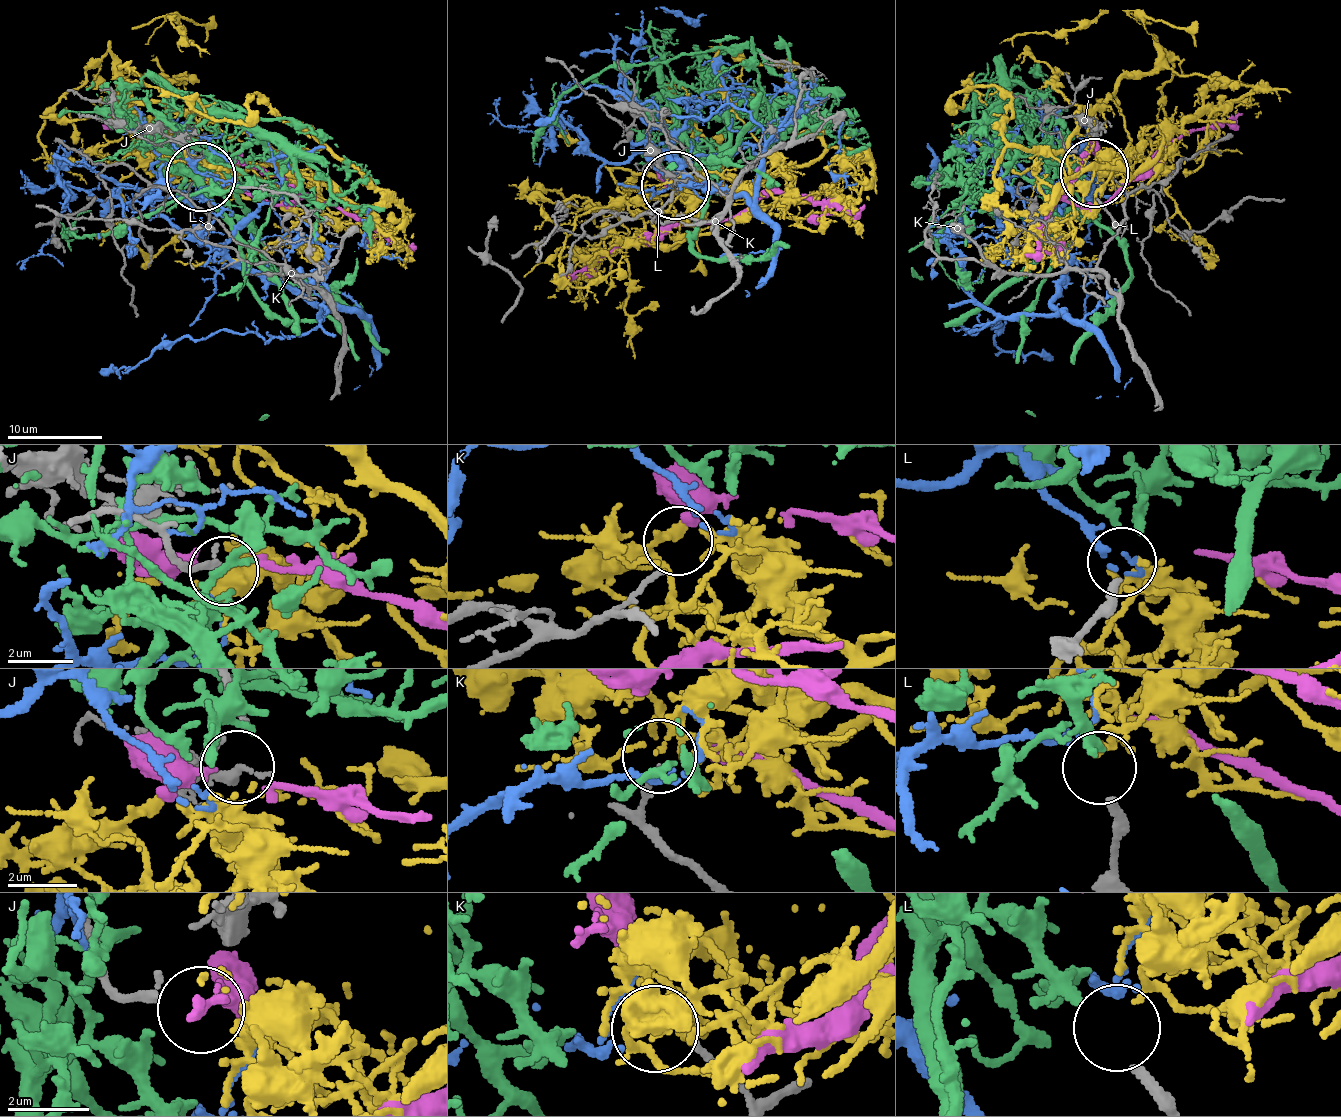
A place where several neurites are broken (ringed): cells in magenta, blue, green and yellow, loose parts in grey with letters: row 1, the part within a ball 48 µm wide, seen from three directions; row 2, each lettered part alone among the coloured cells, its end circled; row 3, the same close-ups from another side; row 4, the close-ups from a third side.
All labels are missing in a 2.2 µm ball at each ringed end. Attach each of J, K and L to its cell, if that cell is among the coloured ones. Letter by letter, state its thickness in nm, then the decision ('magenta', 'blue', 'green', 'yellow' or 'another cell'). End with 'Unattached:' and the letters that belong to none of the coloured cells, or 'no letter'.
J: 200 nm | yellow
K: 140 nm | another cell
L: 260 nm | green
Unattached: K

